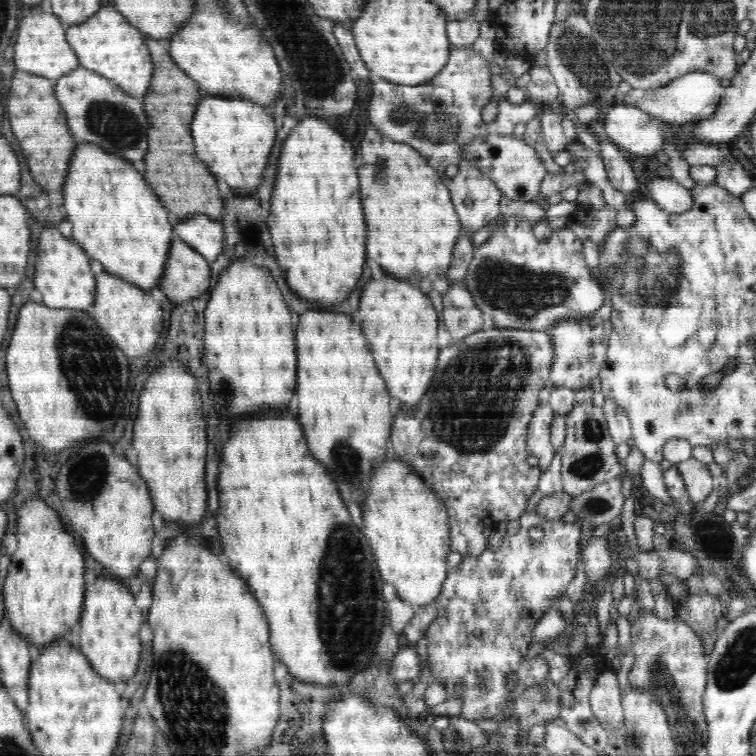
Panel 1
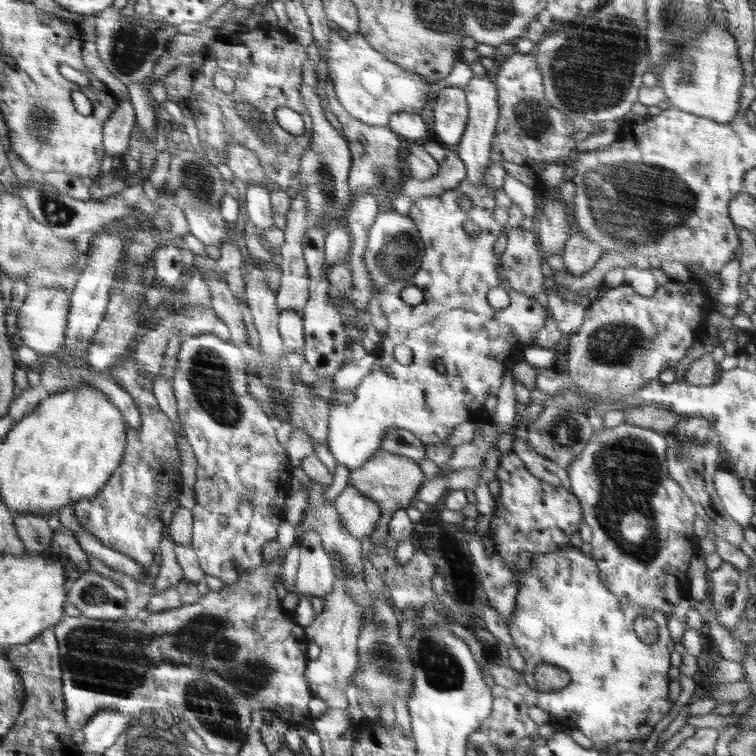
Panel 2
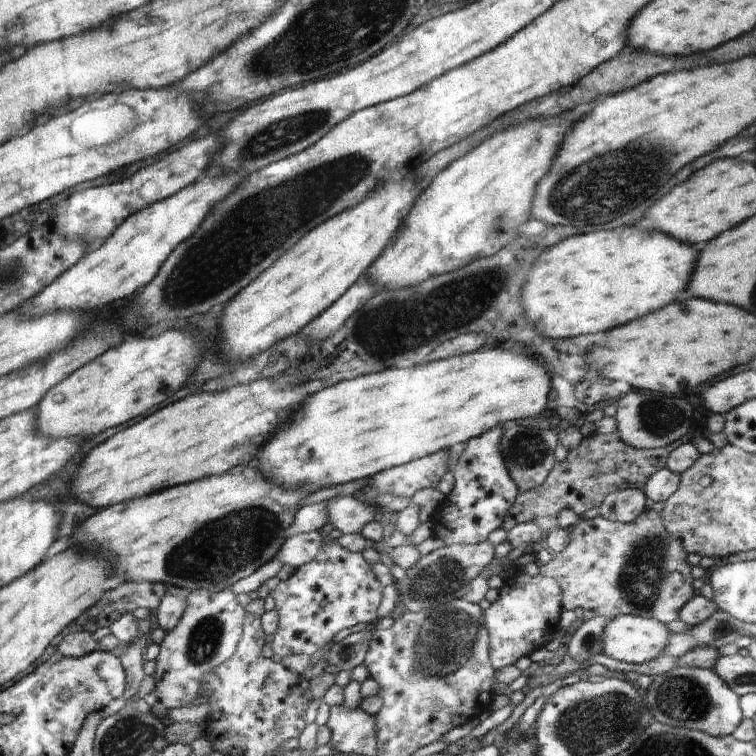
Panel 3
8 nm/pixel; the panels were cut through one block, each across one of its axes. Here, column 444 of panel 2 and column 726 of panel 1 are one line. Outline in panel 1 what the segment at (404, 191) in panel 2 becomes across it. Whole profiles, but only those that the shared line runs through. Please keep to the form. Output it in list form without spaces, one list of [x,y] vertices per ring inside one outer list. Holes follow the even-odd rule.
[[[724,159],[722,164],[716,164],[716,185],[724,188],[733,196],[740,197],[744,192],[751,190],[754,186],[748,169],[741,159]]]

